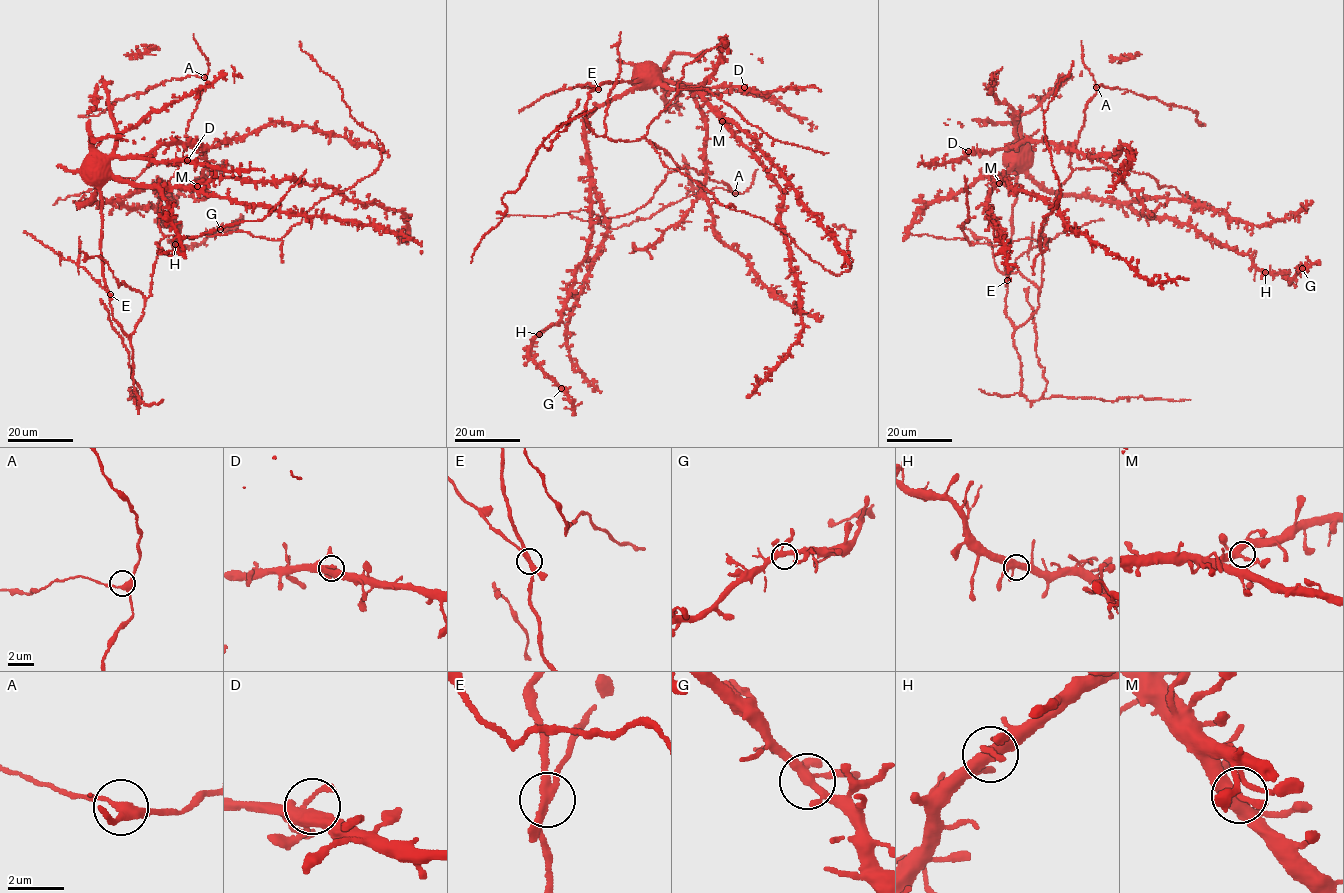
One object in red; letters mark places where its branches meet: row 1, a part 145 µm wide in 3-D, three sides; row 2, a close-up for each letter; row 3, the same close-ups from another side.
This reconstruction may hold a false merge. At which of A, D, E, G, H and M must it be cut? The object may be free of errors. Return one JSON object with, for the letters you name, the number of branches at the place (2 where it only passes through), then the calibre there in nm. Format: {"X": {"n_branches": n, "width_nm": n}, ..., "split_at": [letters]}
{"E": {"n_branches": 4, "width_nm": 240}, "split_at": ["E"]}

